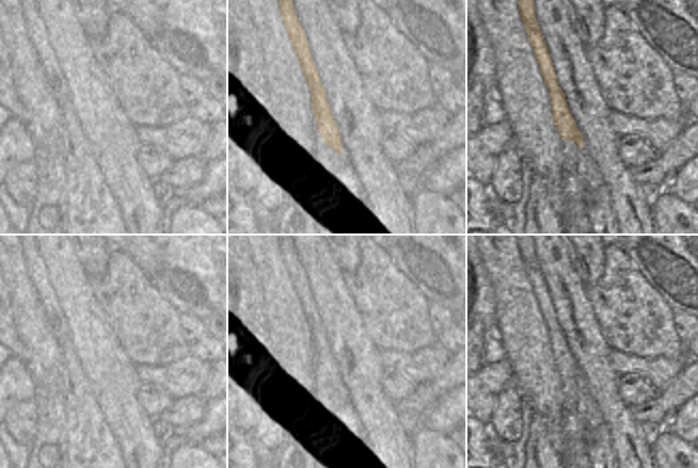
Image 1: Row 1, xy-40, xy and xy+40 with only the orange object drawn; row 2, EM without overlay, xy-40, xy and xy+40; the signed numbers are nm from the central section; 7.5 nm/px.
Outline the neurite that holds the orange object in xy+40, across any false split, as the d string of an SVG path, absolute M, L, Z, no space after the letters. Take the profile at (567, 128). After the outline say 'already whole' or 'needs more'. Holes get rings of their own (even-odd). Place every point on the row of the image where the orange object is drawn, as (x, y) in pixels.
M517 0L517 2L527 38L549 90L553 122L559 136L564 140L564 188L561 190L564 200L585 200L587 217L593 235L619 235L608 188L598 166L585 149L585 141L570 113L566 96L559 87L544 36L536 19L534 0Z | needs more

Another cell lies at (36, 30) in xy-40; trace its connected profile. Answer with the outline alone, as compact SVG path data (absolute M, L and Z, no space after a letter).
M20 0L20 2L28 28L28 36L41 60L49 85L55 95L63 99L68 93L68 85L49 43L47 28L38 13L36 0Z

